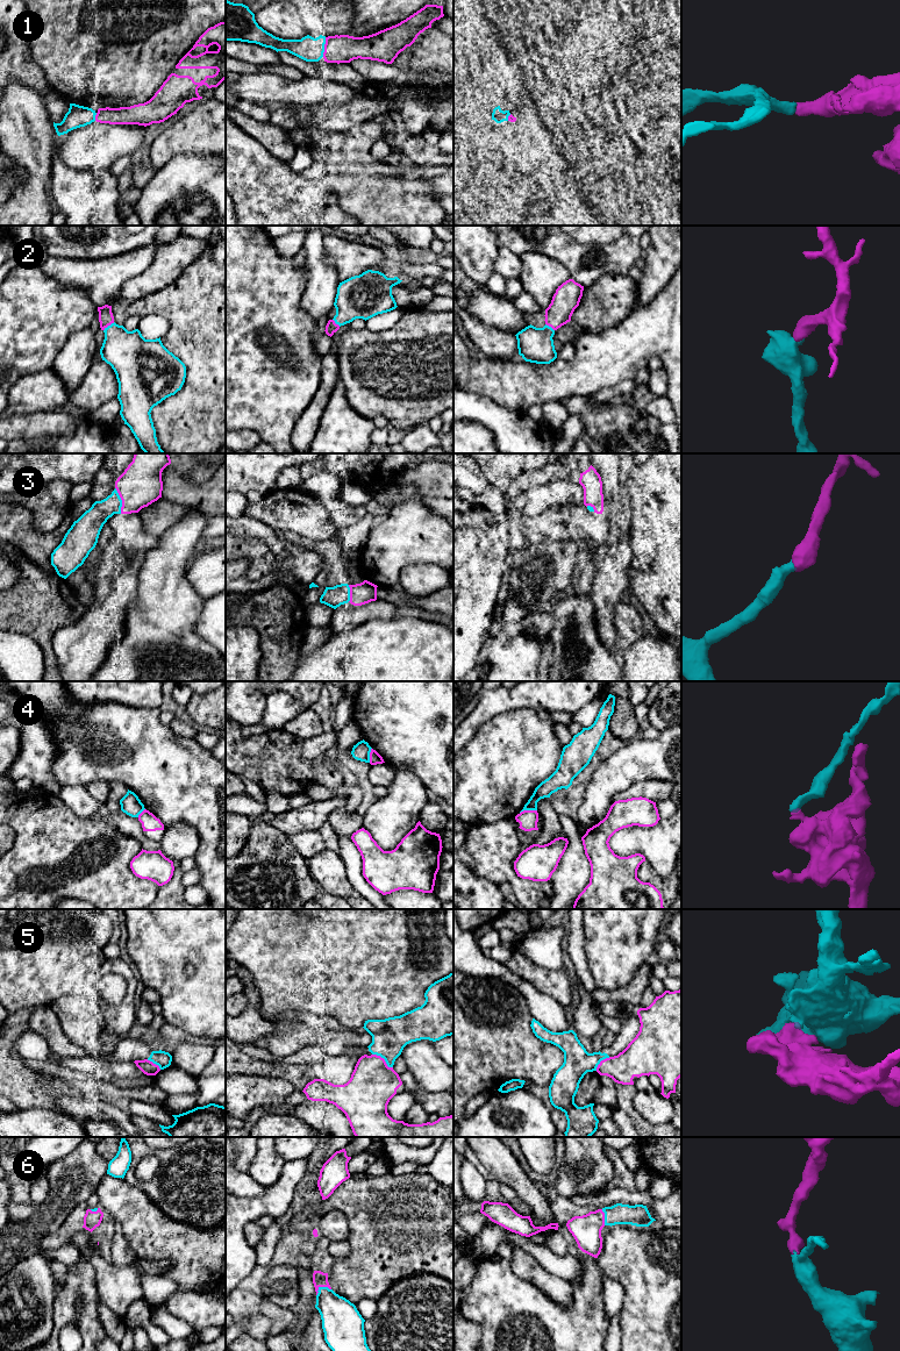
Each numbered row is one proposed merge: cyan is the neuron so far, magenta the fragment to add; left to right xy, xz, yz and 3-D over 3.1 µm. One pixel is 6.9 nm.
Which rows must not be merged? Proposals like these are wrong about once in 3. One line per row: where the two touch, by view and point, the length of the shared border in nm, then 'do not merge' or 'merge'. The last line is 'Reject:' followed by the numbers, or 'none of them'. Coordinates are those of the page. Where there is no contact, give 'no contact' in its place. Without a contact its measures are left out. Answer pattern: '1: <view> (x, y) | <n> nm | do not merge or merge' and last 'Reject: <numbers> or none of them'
1: xz (323, 47) | 140 nm | merge
2: xy (108, 326) | 100 nm | merge
3: xy (121, 500) | 190 nm | merge
4: yz (528, 809) | 120 nm | do not merge
5: xz (384, 1058) | 170 nm | do not merge
6: xz (321, 1287) | 120 nm | merge
Reject: 4, 5

